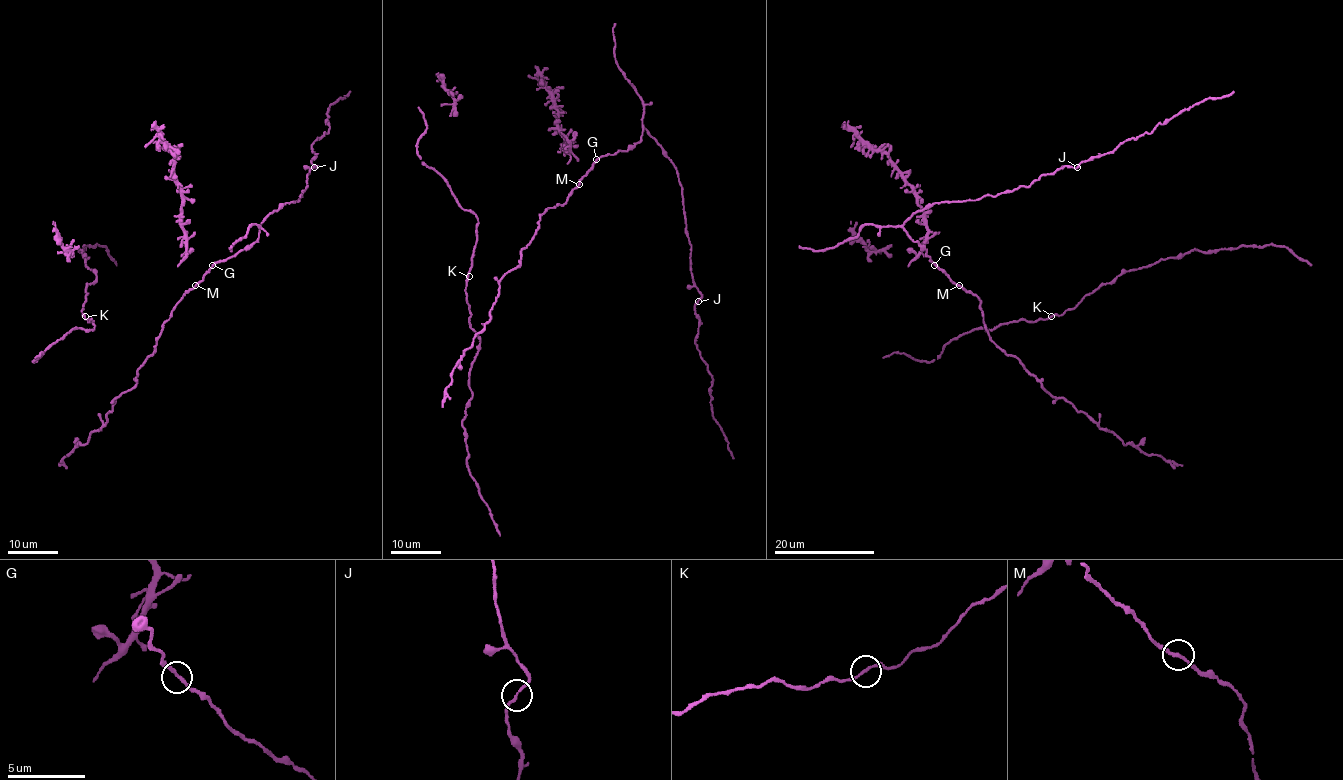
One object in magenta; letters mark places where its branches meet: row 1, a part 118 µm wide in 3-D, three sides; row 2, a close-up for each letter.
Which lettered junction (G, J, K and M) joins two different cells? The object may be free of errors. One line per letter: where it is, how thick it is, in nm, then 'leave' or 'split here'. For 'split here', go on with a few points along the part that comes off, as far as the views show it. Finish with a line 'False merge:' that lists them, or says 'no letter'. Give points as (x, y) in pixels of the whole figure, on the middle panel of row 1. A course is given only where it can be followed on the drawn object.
G: (596, 159) | 190 nm | leave
J: (698, 301) | 160 nm | leave
K: (469, 276) | 160 nm | leave
M: (579, 184) | 190 nm | leave
False merge: no letter

